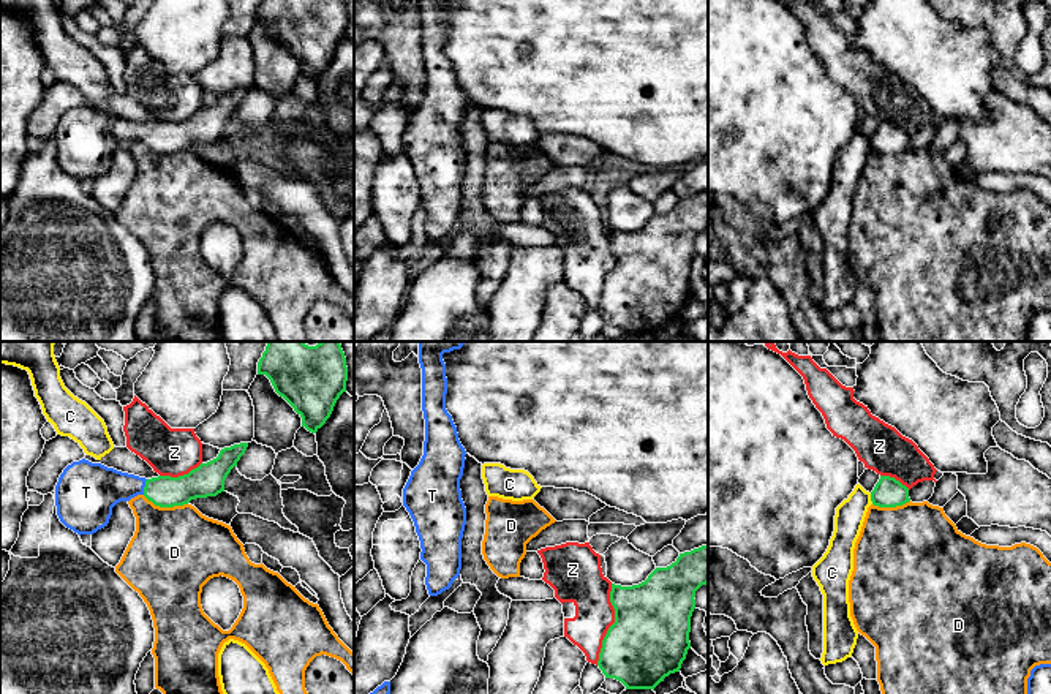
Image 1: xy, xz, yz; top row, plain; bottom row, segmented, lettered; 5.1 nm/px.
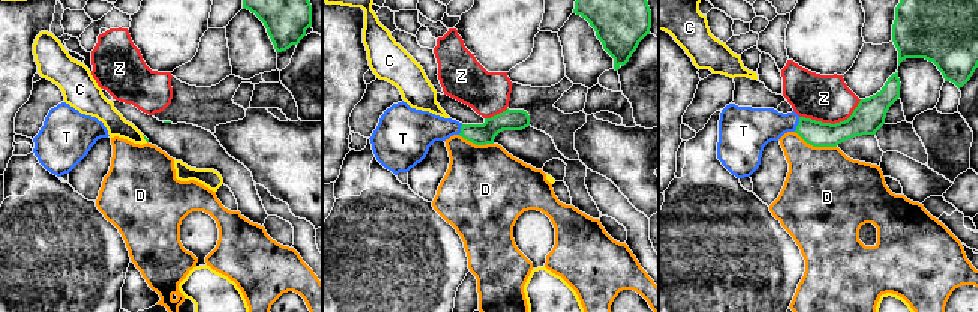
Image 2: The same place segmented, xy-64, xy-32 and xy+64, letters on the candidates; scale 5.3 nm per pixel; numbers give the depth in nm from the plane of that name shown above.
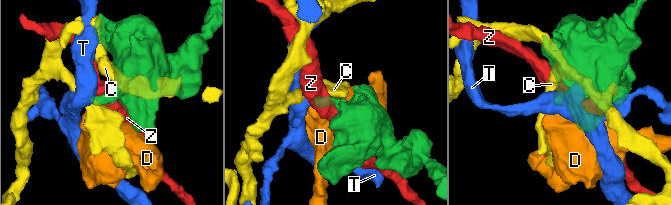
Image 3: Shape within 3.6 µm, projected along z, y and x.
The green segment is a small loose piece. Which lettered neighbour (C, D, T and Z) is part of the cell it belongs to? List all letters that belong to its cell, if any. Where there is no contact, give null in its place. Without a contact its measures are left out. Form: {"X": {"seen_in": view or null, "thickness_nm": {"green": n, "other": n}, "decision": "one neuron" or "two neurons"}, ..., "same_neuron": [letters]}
{"C": {"seen_in": "yz", "thickness_nm": {"green": 150, "other": 150}, "decision": "two neurons"}, "D": {"seen_in": "xy", "thickness_nm": {"green": 160, "other": 460}, "decision": "two neurons"}, "T": {"seen_in": "xy", "thickness_nm": {"green": 160, "other": 260}, "decision": "one neuron"}, "Z": {"seen_in": "xz", "thickness_nm": {"green": 400, "other": 220}, "decision": "two neurons"}, "same_neuron": ["T"]}

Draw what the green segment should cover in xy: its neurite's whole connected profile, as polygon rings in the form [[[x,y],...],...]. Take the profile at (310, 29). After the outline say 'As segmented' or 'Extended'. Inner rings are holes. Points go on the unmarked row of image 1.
[[[262,0],[258,21],[266,21],[275,38],[302,63],[302,73],[316,79],[346,38],[348,13],[345,0]]]. As segmented

